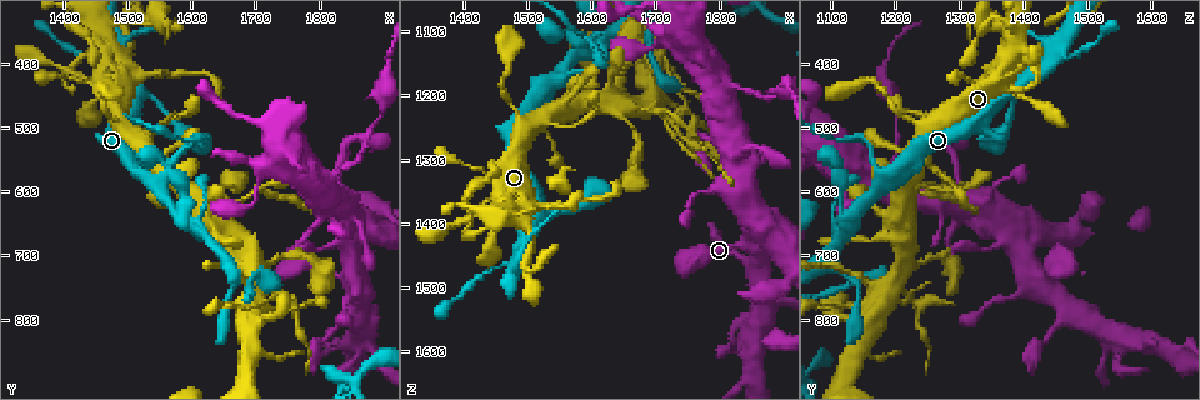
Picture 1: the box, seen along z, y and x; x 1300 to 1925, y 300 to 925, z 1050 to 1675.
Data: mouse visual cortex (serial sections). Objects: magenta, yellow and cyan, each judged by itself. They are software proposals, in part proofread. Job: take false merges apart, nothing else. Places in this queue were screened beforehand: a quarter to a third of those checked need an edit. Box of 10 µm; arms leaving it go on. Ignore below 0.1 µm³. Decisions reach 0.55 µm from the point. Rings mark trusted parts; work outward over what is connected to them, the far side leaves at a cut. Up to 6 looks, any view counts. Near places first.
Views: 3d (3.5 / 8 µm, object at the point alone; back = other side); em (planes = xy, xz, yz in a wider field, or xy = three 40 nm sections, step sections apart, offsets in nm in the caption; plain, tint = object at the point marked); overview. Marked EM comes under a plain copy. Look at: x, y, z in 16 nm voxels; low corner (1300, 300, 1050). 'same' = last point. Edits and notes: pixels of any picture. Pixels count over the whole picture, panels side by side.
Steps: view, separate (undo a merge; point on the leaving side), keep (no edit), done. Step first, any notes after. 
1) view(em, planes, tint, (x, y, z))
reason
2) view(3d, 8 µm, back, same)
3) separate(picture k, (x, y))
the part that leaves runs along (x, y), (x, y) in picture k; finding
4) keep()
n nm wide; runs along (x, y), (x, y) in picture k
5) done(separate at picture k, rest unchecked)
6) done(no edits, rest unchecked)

view(3d, 3.5 µm, (1615, 515, 1145))
sharp bend

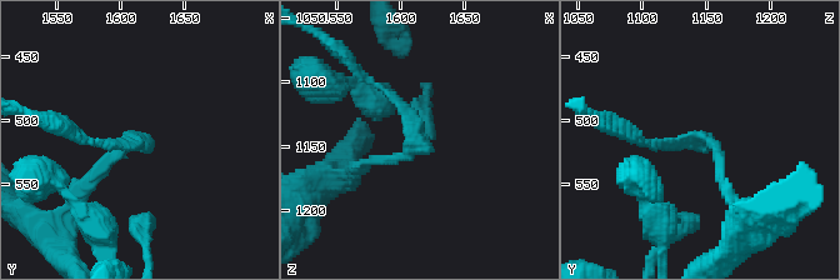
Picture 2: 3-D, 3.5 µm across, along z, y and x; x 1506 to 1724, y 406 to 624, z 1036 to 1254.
view(em, planes, tint, (1612, 514, 1140))
now the EM

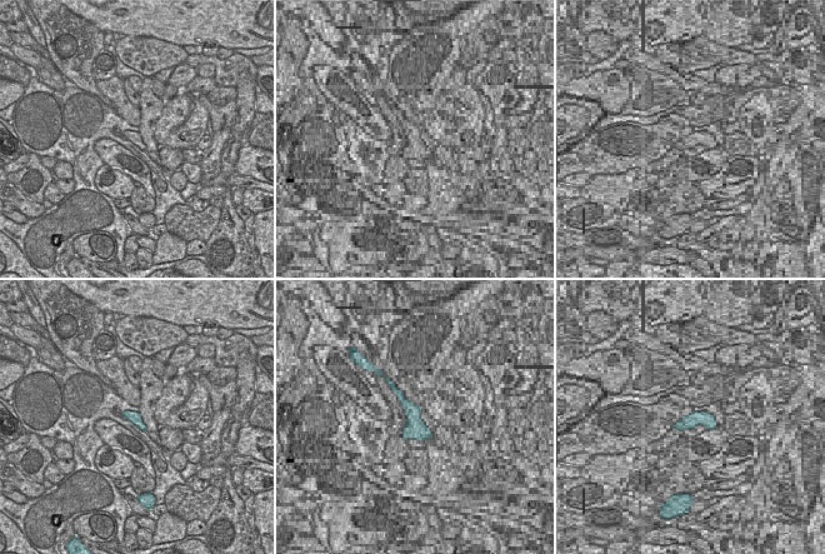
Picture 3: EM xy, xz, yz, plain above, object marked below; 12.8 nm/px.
keep()
arms of 100, 150 nm; runs along (724, 185), (708, 139), (634, 139) in picture 2; continuous, no second cell

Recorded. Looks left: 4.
view(3d, 3.5 µm, (1850, 675, 1390))
thick turns thin

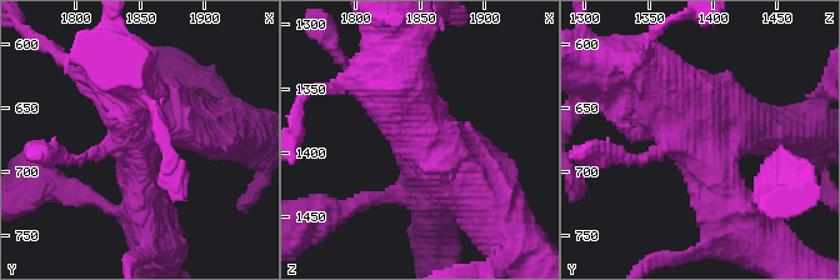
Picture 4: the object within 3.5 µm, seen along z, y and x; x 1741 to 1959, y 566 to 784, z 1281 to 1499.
view(em, xy, step 5, tint, same)
shape alone is not enough

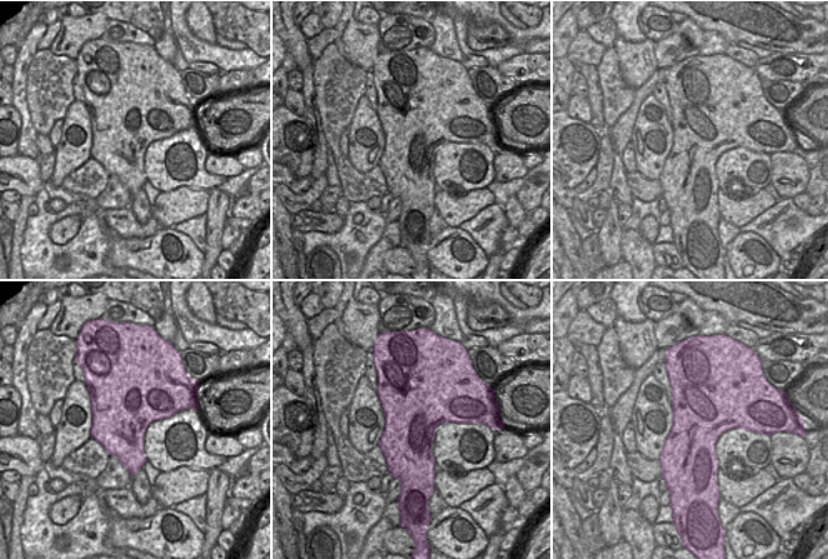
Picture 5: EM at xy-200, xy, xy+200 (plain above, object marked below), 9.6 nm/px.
keep()
runs along (740, 210), (701, 130), (650, 76) in picture 4; continuous, no second cell

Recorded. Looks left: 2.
view(3d, 3.5 µm, (1820, 575, 1180))

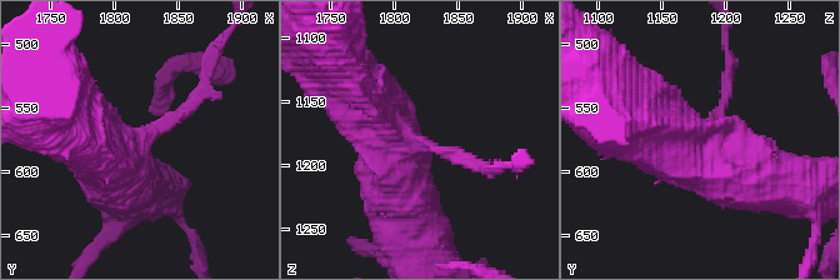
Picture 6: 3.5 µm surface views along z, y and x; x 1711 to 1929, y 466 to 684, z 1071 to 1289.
view(em, planes, tint, (1818, 576, 1182))

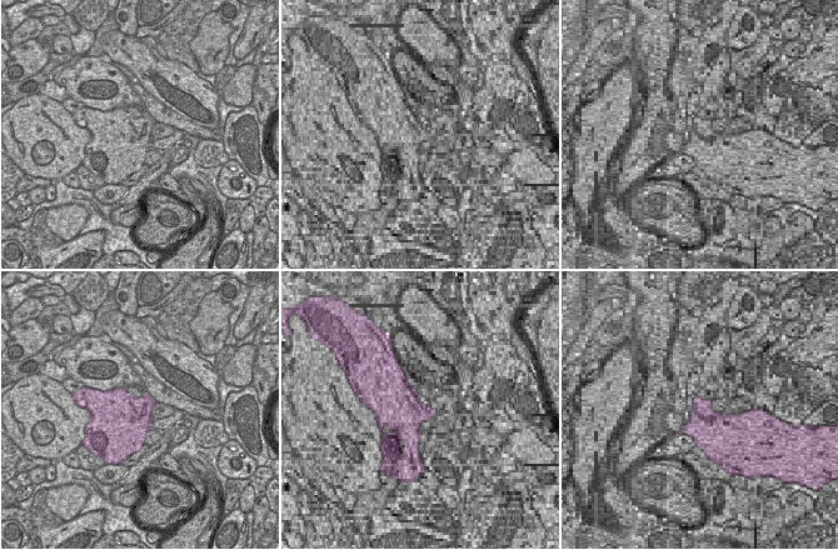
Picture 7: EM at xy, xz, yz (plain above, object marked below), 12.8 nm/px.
separate(picture 6, (191, 101))
the part that leaves runs along (155, 131), (201, 89), (225, 35) in picture 6; a second cell is stuck on

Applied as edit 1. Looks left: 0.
done(separate at picture 6, rest unchecked)

